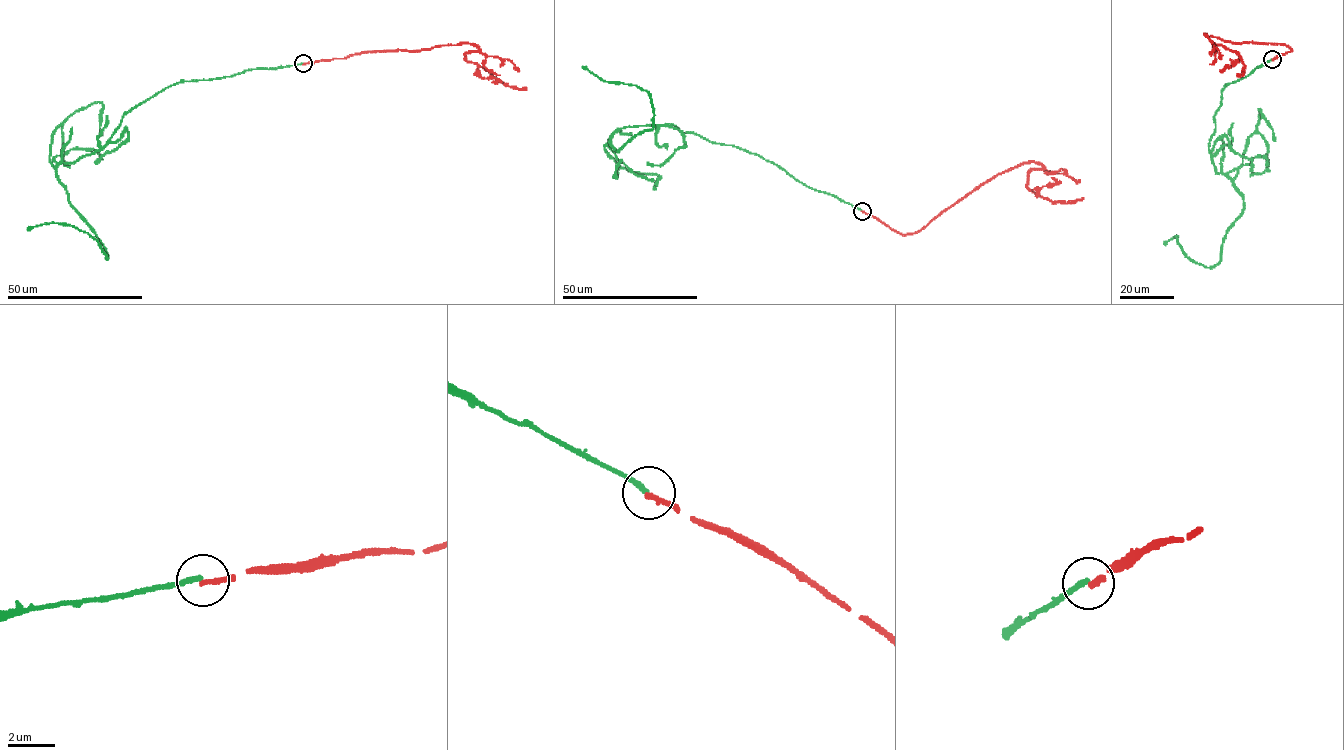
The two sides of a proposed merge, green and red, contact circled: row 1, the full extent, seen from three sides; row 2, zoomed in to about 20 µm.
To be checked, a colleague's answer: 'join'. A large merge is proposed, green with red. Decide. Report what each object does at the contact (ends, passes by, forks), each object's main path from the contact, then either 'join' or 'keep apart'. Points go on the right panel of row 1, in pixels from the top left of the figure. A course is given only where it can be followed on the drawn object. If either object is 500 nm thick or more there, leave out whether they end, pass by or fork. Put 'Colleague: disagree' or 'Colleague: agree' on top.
Colleague: disagree
green ends | red ends | green via (1272, 59), (1226, 85), (1215, 112), (1209, 152), (1242, 198), (1221, 260), (1194, 262), (1176, 236), (1164, 244) | red via (1272, 59), (1291, 49), (1280, 44), (1223, 40), (1204, 34), (1238, 55), (1243, 73), (1237, 74) | keep apart

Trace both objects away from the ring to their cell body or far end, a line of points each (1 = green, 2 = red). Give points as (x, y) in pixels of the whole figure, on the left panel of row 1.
1: (303, 63), (168, 87), (128, 111), (101, 149), (60, 163), (68, 202), (107, 258), (69, 225), (27, 229)
2: (303, 63), (367, 51), (473, 43), (477, 49), (465, 54), (468, 61), (510, 86), (526, 87)

